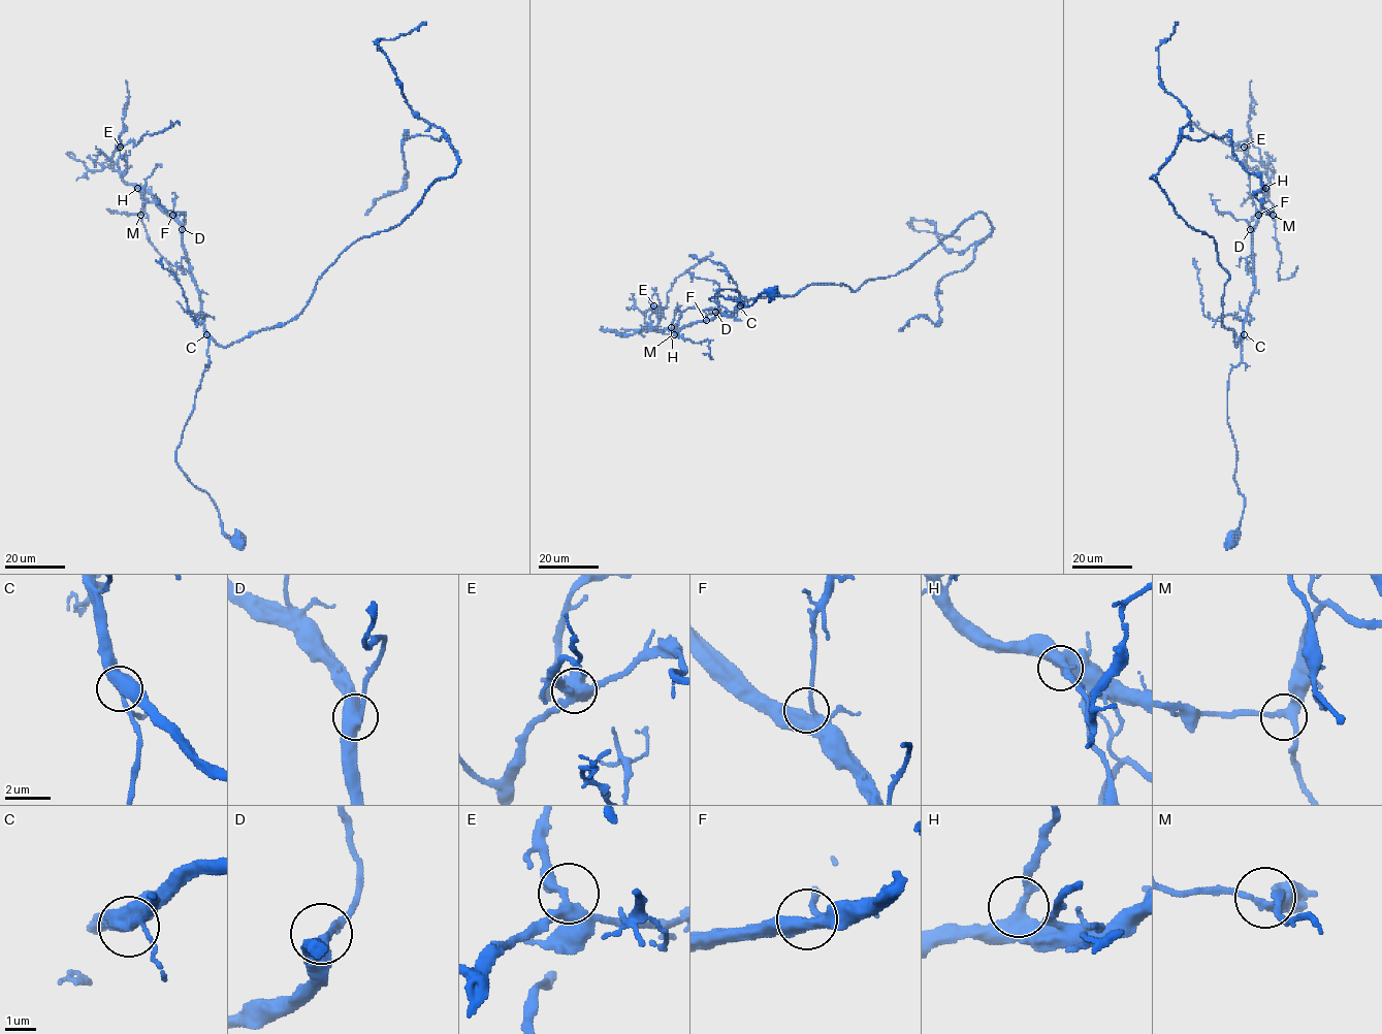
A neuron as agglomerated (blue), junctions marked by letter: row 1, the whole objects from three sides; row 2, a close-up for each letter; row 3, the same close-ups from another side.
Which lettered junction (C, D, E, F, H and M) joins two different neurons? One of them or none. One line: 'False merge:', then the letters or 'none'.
False merge: none

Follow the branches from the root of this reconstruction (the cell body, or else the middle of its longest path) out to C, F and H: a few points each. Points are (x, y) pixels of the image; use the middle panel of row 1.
C: (773, 293), (762, 293), (750, 305), (724, 296), (709, 298), (720, 289), (732, 289), (742, 299), (740, 305)
F: (773, 293), (745, 305), (709, 298), (720, 289), (736, 291), (742, 302), (731, 316), (706, 320)
H: (773, 293), (745, 305), (709, 298), (720, 289), (742, 299), (731, 316), (671, 327)

